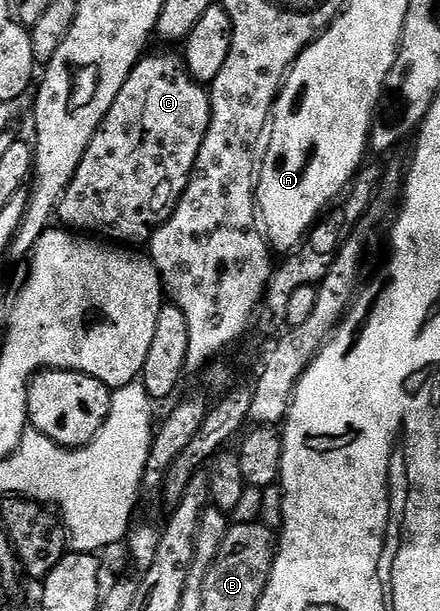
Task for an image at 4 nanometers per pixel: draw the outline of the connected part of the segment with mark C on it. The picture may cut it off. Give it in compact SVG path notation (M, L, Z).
M164 51L161 55L145 54L137 63L136 67L130 73L126 85L114 97L114 105L106 113L106 117L100 122L100 127L94 133L90 145L84 150L82 161L66 189L66 193L60 199L58 208L58 219L61 219L65 228L71 229L76 233L87 233L92 237L99 237L104 241L111 241L116 245L136 245L132 243L147 244L151 240L152 234L164 224L174 213L182 193L192 176L192 170L198 157L198 149L202 149L202 141L210 129L210 117L212 116L212 97L209 88L205 84L199 83L194 76L188 72L188 66L184 64L183 58L179 54L171 55L170 52Z

